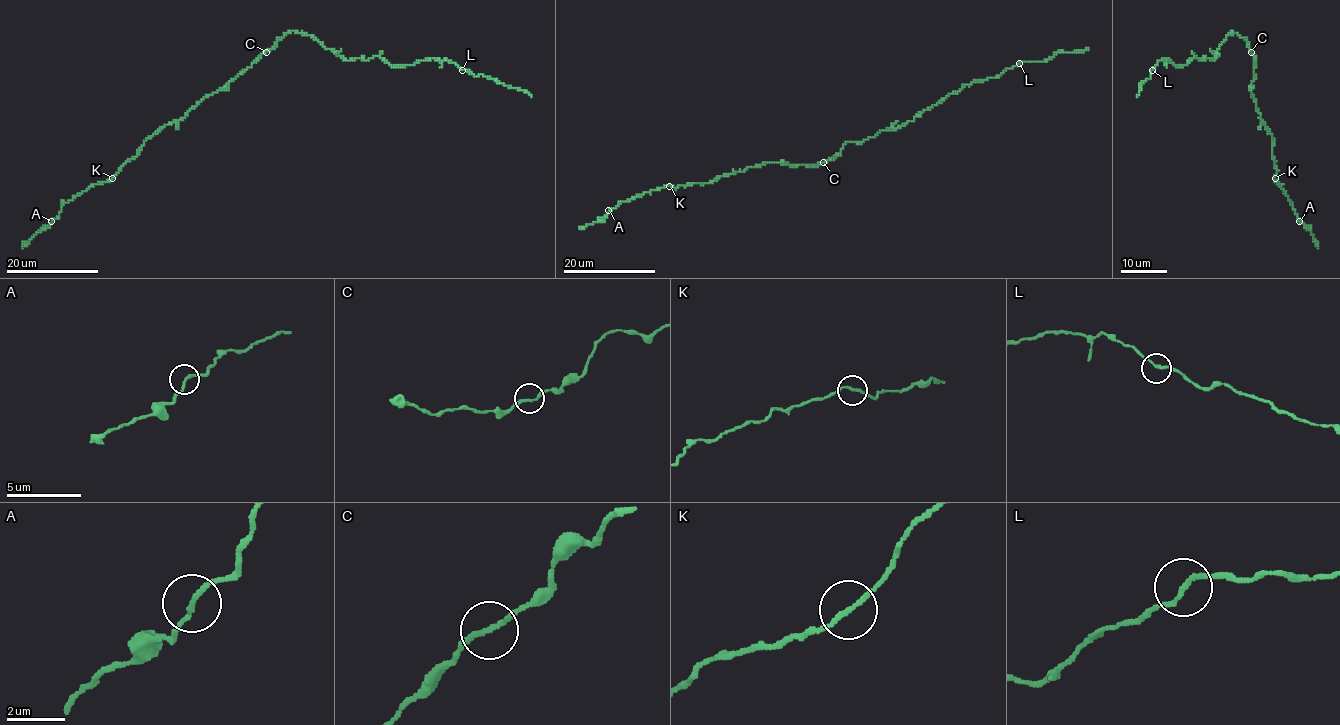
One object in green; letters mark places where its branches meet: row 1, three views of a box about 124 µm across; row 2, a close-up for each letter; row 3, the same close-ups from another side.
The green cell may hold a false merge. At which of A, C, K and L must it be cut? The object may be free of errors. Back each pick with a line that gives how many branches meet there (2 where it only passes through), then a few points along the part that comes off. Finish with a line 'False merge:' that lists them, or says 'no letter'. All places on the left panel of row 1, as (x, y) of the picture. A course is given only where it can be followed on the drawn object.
False merge: no letter

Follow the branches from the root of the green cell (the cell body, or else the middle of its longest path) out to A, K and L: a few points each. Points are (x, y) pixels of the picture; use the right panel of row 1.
A: (1252, 52), (1255, 78), (1251, 94), (1272, 138), (1271, 155), (1277, 170), (1274, 179), (1299, 221)
K: (1252, 52), (1255, 78), (1251, 94), (1260, 119), (1272, 138), (1271, 155), (1277, 170), (1275, 178)
L: (1252, 52), (1230, 30), (1214, 60), (1199, 60), (1195, 55), (1184, 65), (1175, 65), (1166, 59), (1152, 70)

